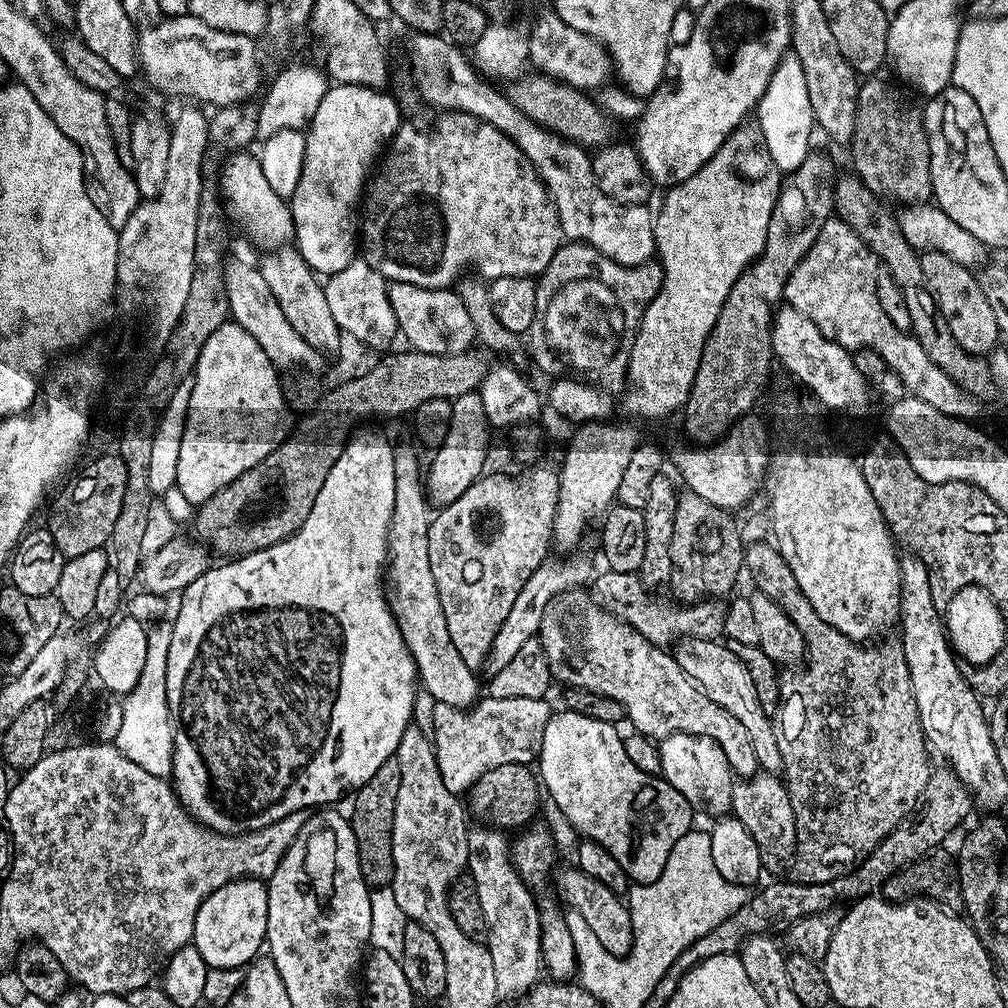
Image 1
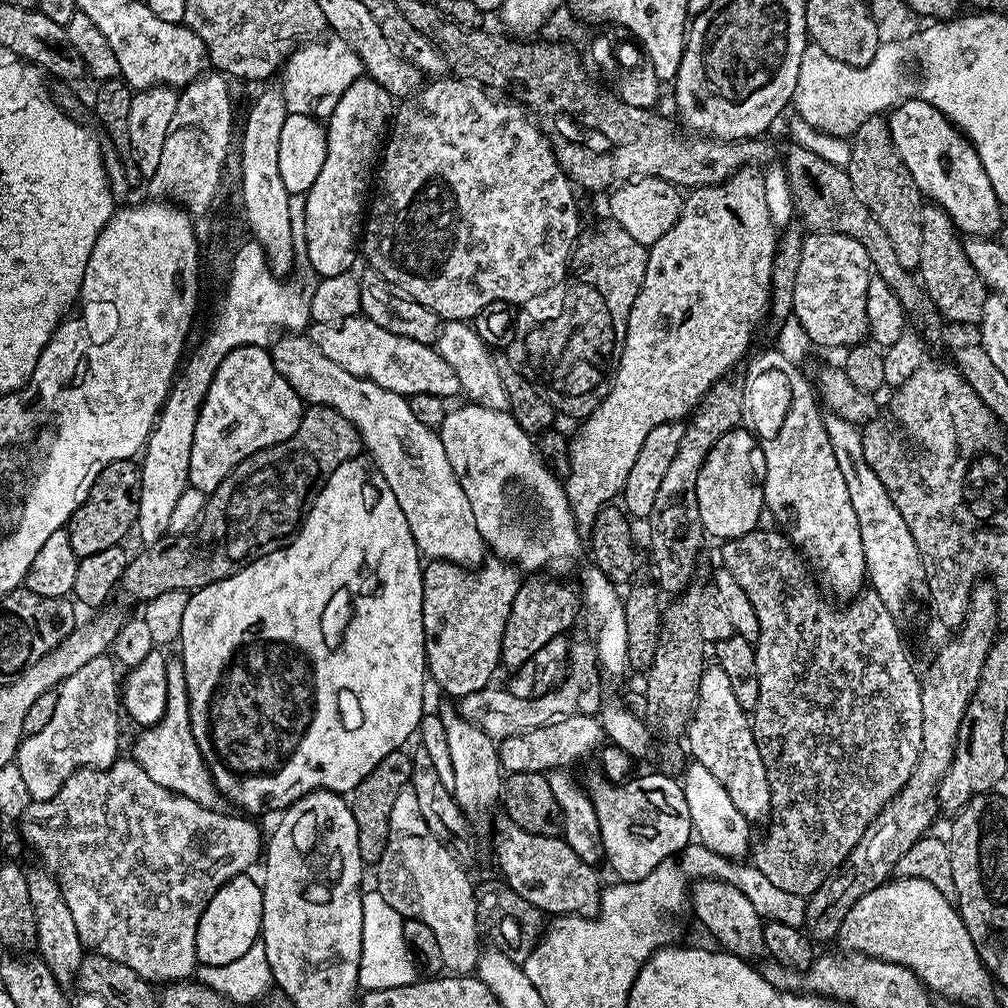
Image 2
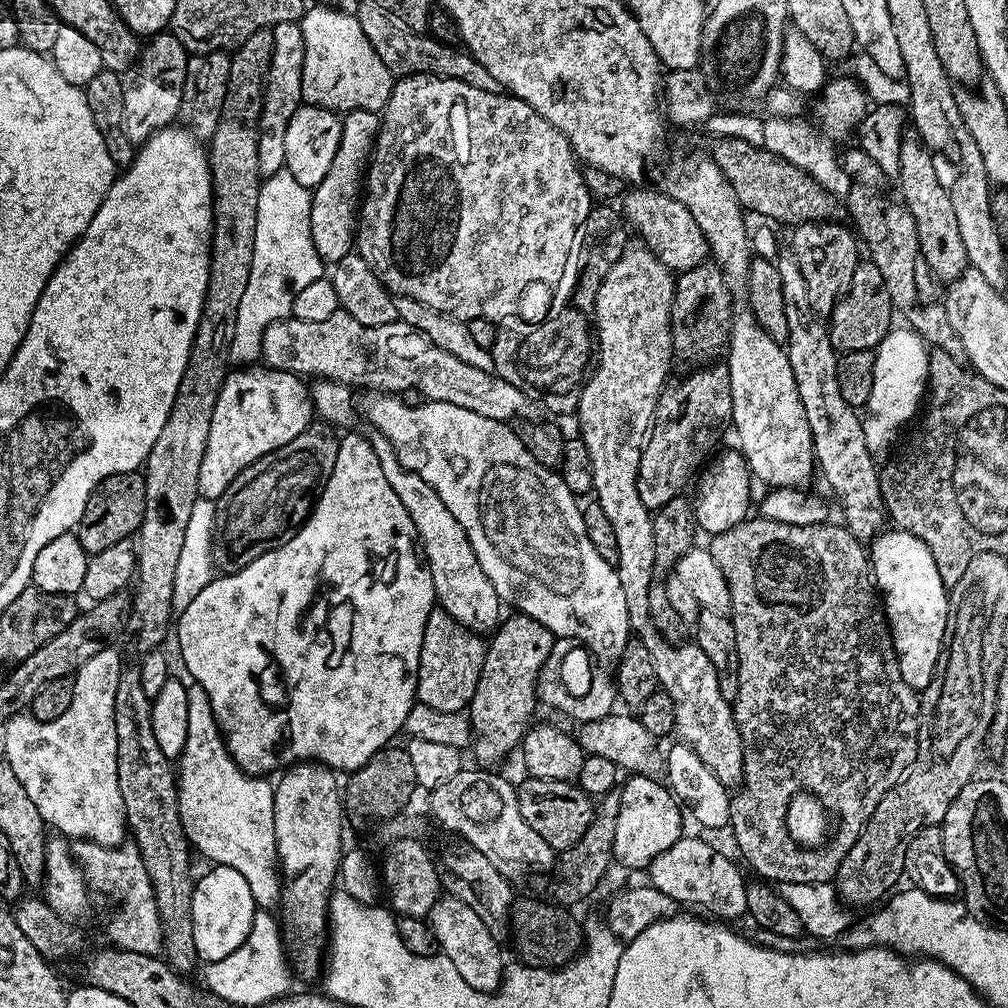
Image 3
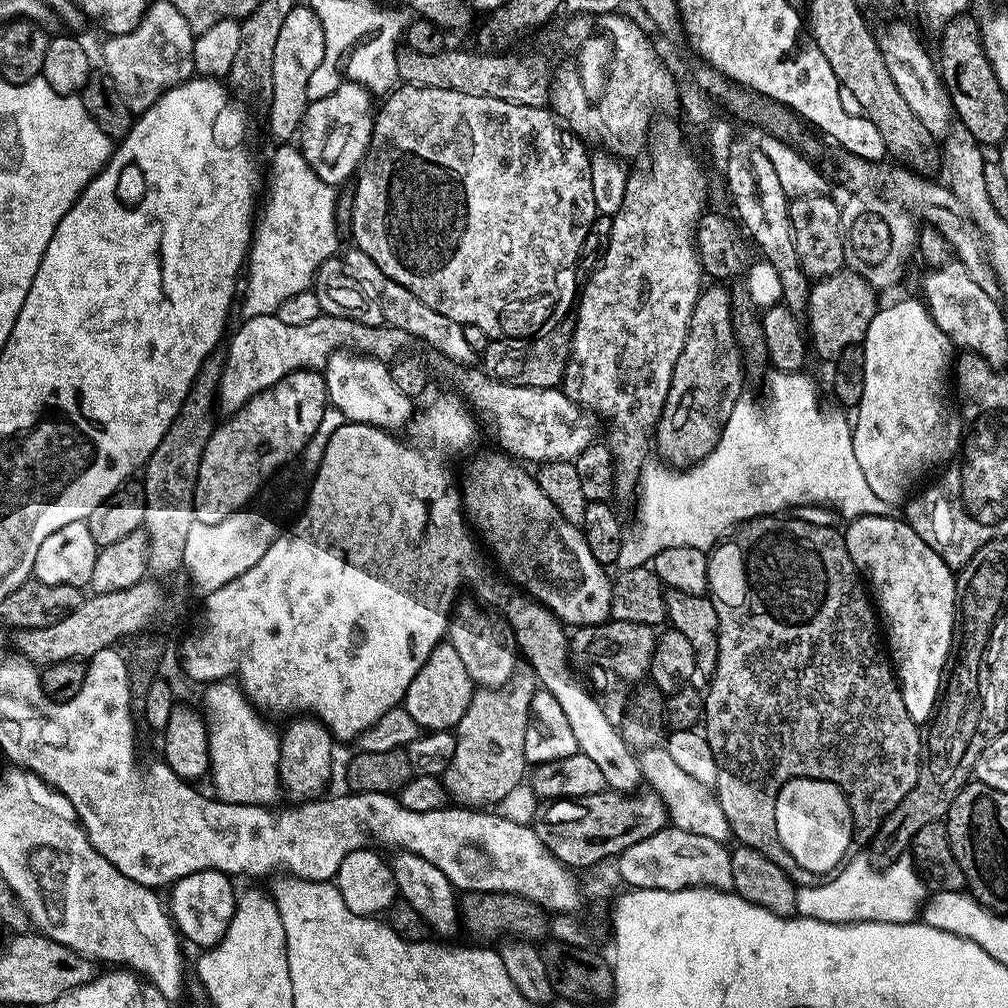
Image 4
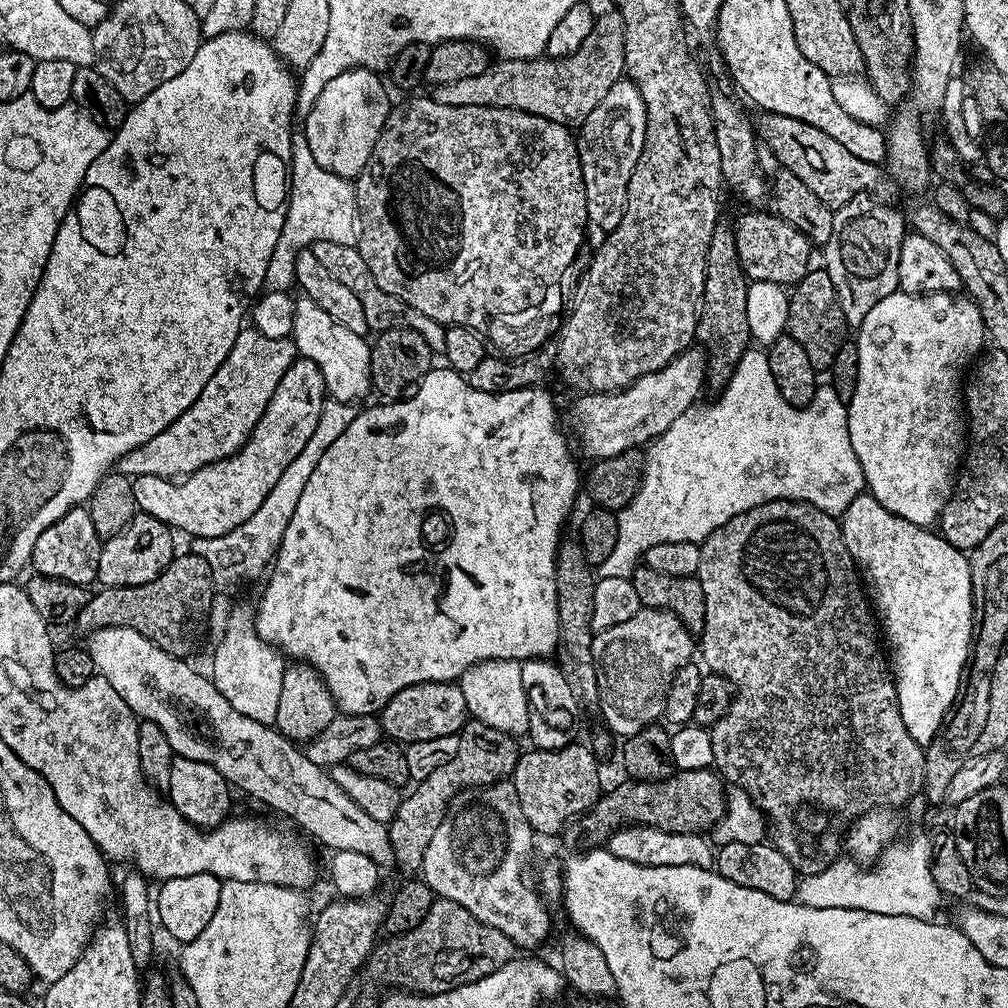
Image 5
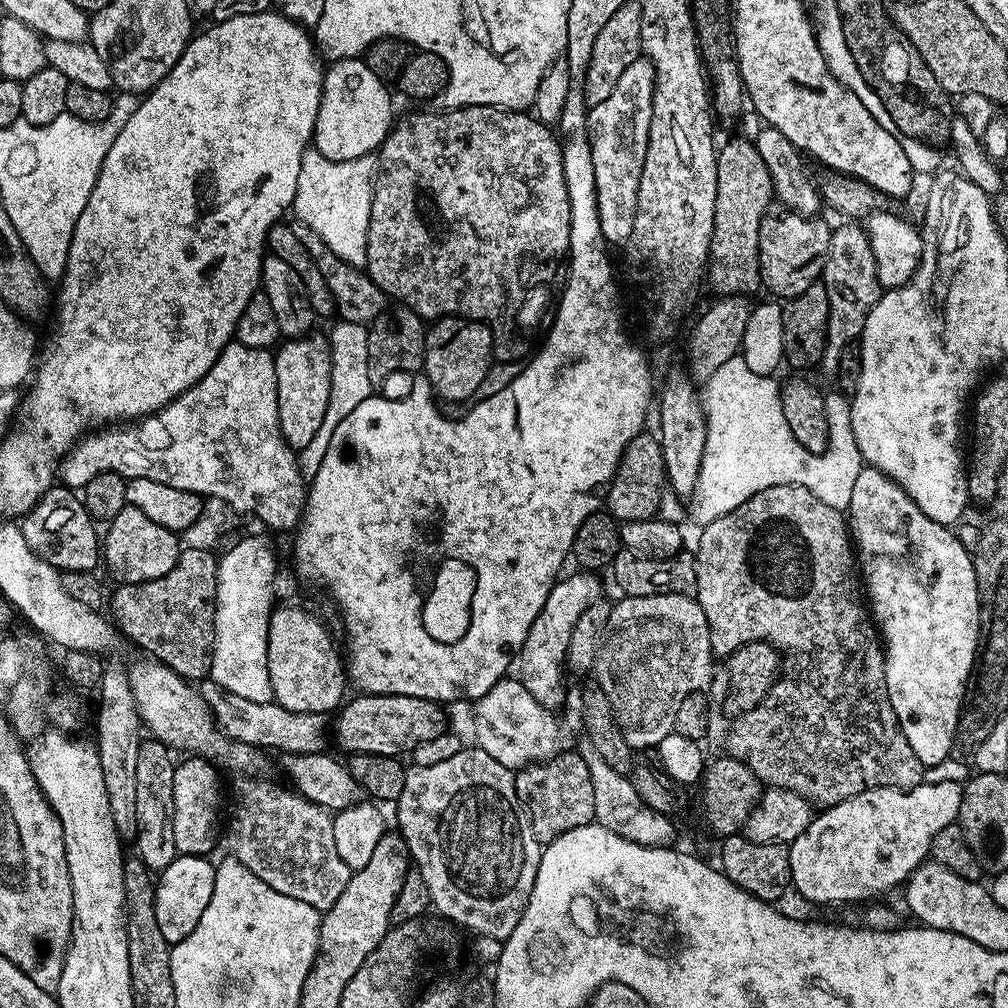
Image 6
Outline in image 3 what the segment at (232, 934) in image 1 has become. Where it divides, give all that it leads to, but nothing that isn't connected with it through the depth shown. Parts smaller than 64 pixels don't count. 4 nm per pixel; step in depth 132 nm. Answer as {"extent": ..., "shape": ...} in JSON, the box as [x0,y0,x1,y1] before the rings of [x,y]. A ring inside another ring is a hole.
{"extent":[192,866,258,964],"shape":[[[219,866],[209,867],[209,872],[204,877],[195,881],[192,890],[192,925],[194,926],[194,946],[196,947],[197,957],[204,964],[213,964],[238,950],[242,942],[252,929],[252,923],[258,911],[258,905],[254,902],[254,894],[250,894],[250,886],[246,878],[237,872],[229,872]]]}

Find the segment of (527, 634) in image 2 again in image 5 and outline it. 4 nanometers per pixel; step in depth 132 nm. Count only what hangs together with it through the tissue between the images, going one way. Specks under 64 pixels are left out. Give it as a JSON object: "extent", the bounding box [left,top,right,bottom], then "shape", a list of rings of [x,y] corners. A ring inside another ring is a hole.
{"extent":[387,719,522,874],"shape":[[[469,719],[468,723],[460,729],[458,735],[460,738],[458,754],[454,754],[454,758],[450,758],[450,762],[446,762],[446,766],[438,766],[438,770],[434,770],[434,774],[430,774],[430,778],[419,781],[413,787],[416,789],[409,796],[407,793],[401,799],[396,811],[396,819],[387,825],[390,842],[393,843],[393,852],[396,855],[395,863],[399,866],[401,864],[408,874],[415,873],[412,871],[415,868],[417,871],[423,865],[426,846],[430,846],[430,838],[434,838],[434,830],[438,830],[438,826],[442,826],[445,816],[449,815],[457,797],[473,788],[485,788],[487,784],[494,784],[497,780],[511,777],[516,768],[516,762],[522,755],[521,749],[516,749],[517,737],[502,730],[494,730],[494,726],[486,726],[481,720]]]}

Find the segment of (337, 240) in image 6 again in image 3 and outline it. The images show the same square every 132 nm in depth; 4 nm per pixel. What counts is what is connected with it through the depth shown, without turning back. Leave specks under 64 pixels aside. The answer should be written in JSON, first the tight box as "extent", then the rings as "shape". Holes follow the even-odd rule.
{"extent":[229,171,326,366],"shape":[[[288,171],[275,172],[273,176],[267,177],[260,185],[260,197],[258,198],[258,214],[256,215],[256,233],[254,234],[254,258],[250,266],[250,282],[246,282],[246,291],[242,294],[242,302],[238,302],[238,322],[234,322],[234,342],[230,342],[229,361],[236,366],[248,366],[253,362],[261,359],[260,351],[262,350],[262,338],[266,334],[266,330],[274,322],[279,320],[287,320],[292,316],[292,307],[294,306],[294,298],[306,286],[310,286],[310,282],[318,282],[326,272],[325,261],[320,259],[318,250],[314,250],[314,242],[310,236],[310,206],[312,205],[312,193],[309,189],[303,188],[299,182],[294,182],[294,178]]]}

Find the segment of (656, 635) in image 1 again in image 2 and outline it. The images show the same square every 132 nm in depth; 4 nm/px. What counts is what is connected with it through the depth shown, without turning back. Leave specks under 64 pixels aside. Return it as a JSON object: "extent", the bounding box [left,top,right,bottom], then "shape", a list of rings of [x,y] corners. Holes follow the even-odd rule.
{"extent":[458,641,604,742],"shape":[[[573,641],[568,647],[566,675],[557,688],[536,698],[517,698],[502,686],[500,688],[480,686],[459,699],[458,711],[469,724],[476,724],[489,737],[499,742],[506,737],[514,737],[518,733],[537,729],[538,726],[565,716],[597,715],[604,703],[600,676],[602,677],[602,670],[599,666],[595,643]]]}

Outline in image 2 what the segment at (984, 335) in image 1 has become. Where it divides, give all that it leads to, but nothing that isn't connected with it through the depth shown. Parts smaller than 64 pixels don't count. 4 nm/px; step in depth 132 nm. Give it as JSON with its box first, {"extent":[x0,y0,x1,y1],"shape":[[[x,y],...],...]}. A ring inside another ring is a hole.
{"extent":[918,204,987,325],"shape":[[[935,204],[925,205],[920,243],[918,278],[947,323],[979,325],[987,293],[976,269],[966,256],[963,239],[948,214]]]}

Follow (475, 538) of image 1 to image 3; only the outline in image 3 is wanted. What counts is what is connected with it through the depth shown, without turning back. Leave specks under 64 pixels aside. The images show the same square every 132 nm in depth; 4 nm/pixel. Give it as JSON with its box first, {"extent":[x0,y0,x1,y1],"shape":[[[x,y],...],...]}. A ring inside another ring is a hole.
{"extent":[417,607,485,711],"shape":[[[433,607],[430,618],[426,618],[426,630],[418,662],[417,701],[433,707],[434,710],[465,711],[472,703],[478,678],[482,674],[485,647],[485,641],[477,633],[464,628],[441,607]]]}

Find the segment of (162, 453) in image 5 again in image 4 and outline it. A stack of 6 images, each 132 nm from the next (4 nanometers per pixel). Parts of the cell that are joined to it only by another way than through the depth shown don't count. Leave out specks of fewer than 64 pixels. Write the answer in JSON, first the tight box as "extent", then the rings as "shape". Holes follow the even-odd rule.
{"extent":[218,314,410,414],"shape":[[[274,314],[250,316],[243,322],[245,324],[233,334],[232,341],[231,336],[227,341],[228,348],[226,344],[218,393],[218,408],[219,411],[224,411],[224,414],[235,414],[239,408],[246,406],[246,402],[253,400],[258,393],[273,388],[291,372],[323,370],[330,357],[338,351],[347,350],[362,356],[372,356],[375,360],[392,362],[403,353],[400,351],[410,344],[409,336],[397,328],[375,328],[348,318],[323,314],[314,318],[314,322],[306,322],[306,326],[290,326]]]}

